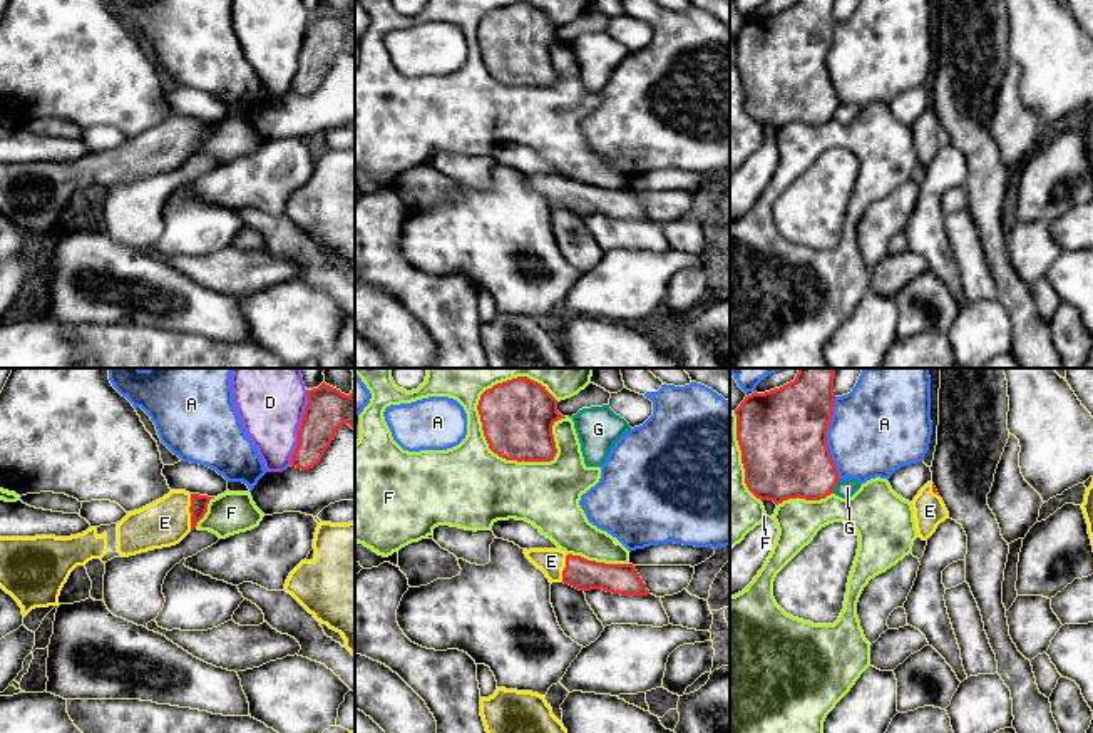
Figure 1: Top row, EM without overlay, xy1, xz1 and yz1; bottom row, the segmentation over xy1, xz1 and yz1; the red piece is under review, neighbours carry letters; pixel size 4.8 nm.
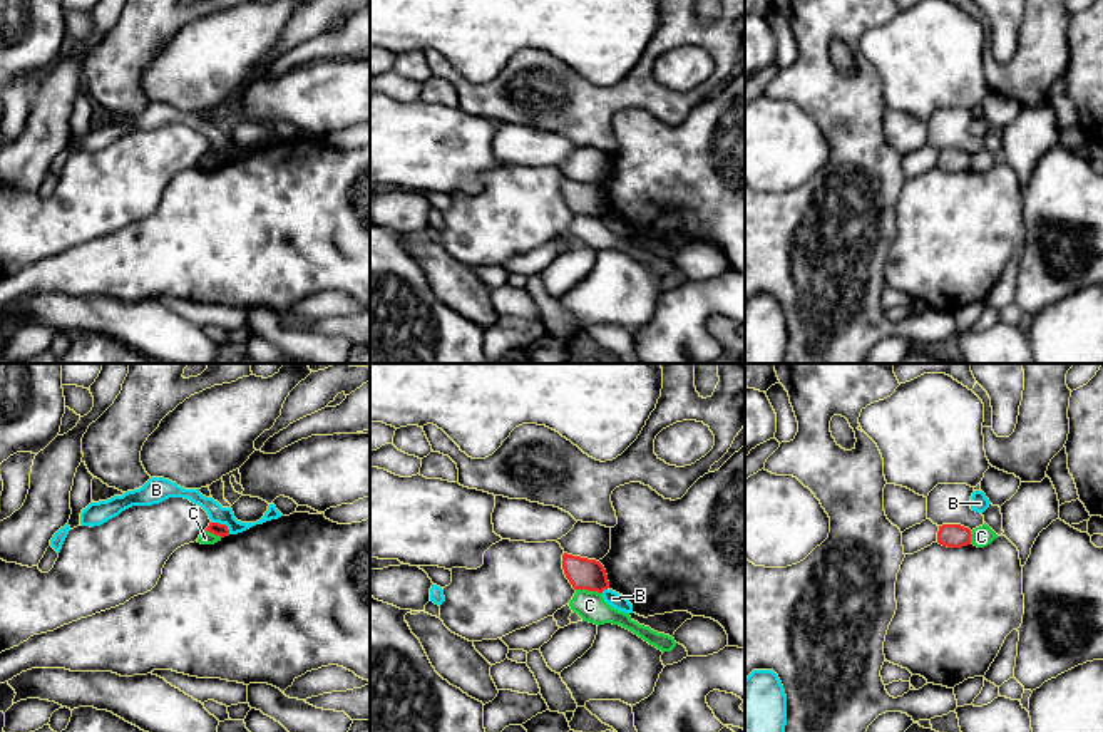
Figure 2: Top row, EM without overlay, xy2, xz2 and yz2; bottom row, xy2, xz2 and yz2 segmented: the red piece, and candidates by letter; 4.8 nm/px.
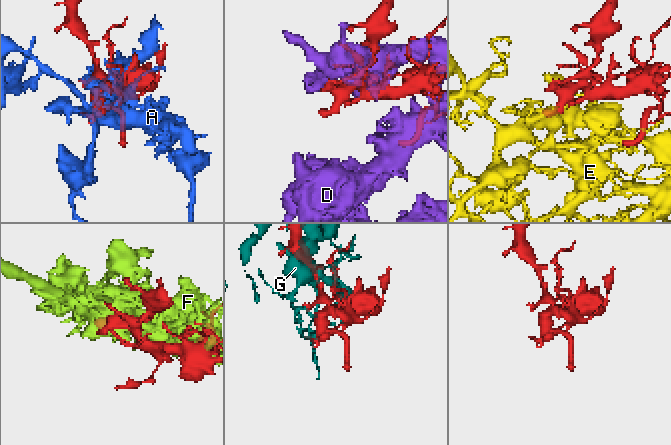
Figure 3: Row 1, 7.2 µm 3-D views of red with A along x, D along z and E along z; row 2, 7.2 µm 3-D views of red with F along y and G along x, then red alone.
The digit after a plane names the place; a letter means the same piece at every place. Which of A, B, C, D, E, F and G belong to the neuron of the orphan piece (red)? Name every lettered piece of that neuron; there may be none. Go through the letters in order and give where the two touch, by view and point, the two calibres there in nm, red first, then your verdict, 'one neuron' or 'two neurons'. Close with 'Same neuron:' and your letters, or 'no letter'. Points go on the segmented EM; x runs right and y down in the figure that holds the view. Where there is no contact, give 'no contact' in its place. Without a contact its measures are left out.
A: contact yz1 (826, 437); calibres 440 and 440 nm; two neurons
B: contact xy2 (223, 525); calibres 60 and 90 nm; two neurons
C: contact xz2 (589, 590); calibres 150 and 140 nm; two neurons
D: contact xy1 (300, 427); calibres 200 and 340 nm; two neurons
E: contact xy1 (189, 511); calibres 80 and 220 nm; one neuron
F: contact xz1 (496, 452); calibres 340 and 400 nm; two neurons
G: contact yz1 (836, 484); calibres 380 and 90 nm; two neurons
Same neuron: E

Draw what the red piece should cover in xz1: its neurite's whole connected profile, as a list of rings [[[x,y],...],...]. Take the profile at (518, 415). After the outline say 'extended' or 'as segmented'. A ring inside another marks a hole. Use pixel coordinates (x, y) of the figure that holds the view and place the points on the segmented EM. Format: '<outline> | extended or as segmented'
[[[517,377],[480,395],[477,410],[489,449],[505,460],[551,462],[557,449],[552,425],[566,418],[541,383]]] | as segmented

